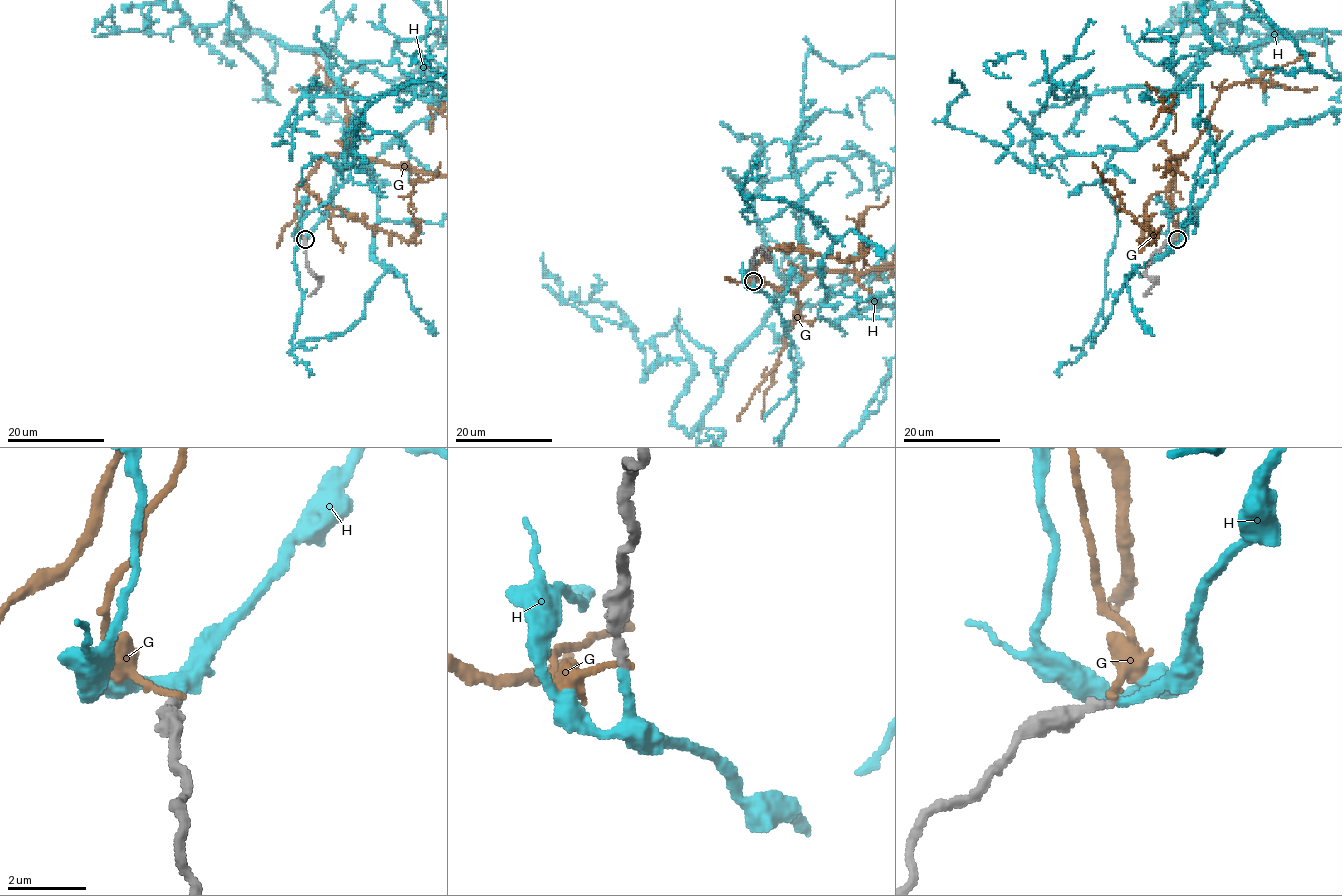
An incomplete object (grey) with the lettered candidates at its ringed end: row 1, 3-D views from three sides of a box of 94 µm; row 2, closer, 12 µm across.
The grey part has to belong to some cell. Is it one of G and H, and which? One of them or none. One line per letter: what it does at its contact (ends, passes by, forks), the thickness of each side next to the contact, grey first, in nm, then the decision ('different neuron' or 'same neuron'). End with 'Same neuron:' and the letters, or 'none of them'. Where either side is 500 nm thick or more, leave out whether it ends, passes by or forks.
G: it ends | 280/180 nm | different neuron
H: it ends | 240/240 nm | same neuron
Same neuron: H

